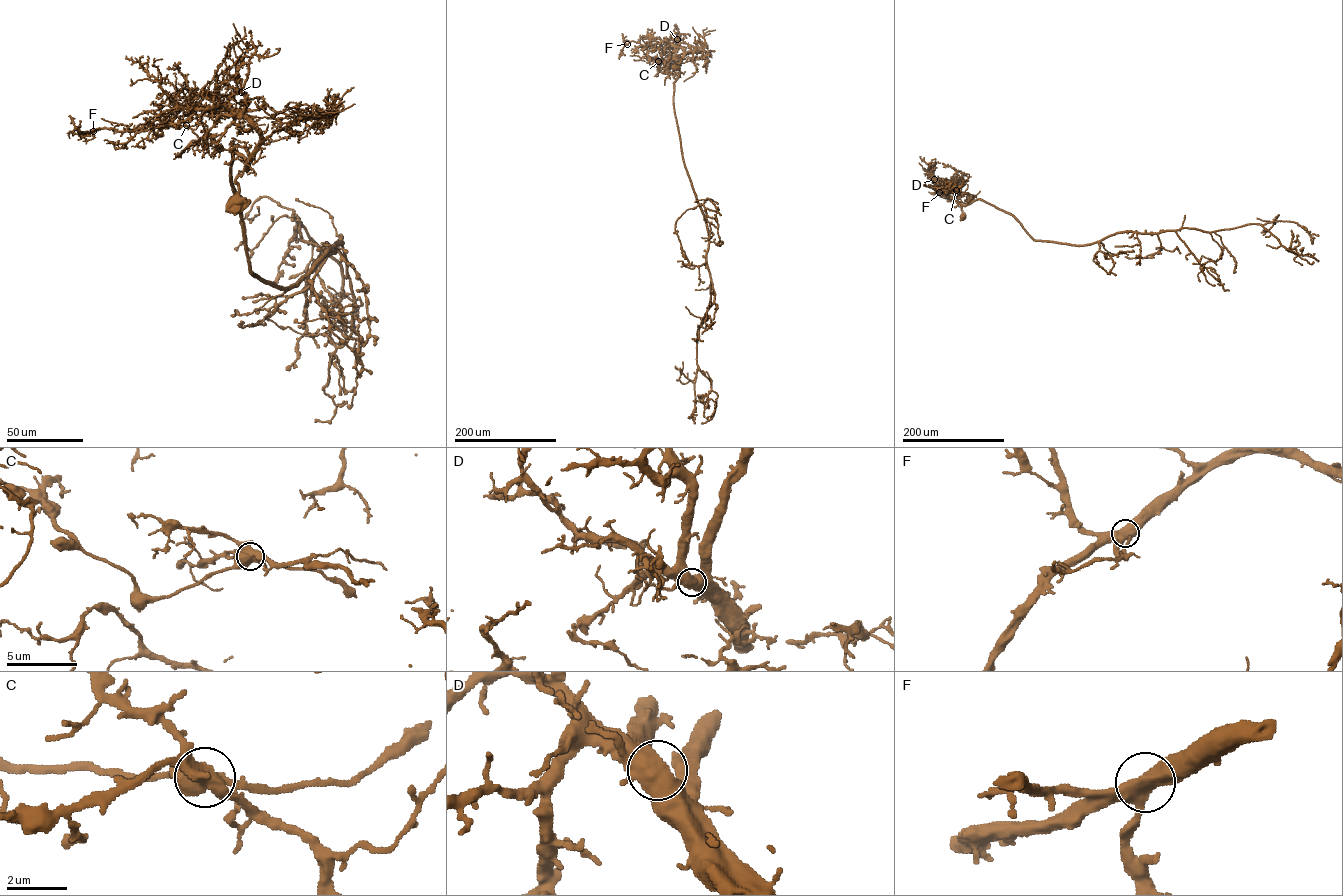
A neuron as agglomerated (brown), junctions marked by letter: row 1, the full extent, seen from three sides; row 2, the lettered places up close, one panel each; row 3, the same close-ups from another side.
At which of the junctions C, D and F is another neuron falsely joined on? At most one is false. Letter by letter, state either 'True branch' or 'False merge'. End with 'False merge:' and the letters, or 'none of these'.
C: False merge
D: True branch
F: True branch
False merge: C

